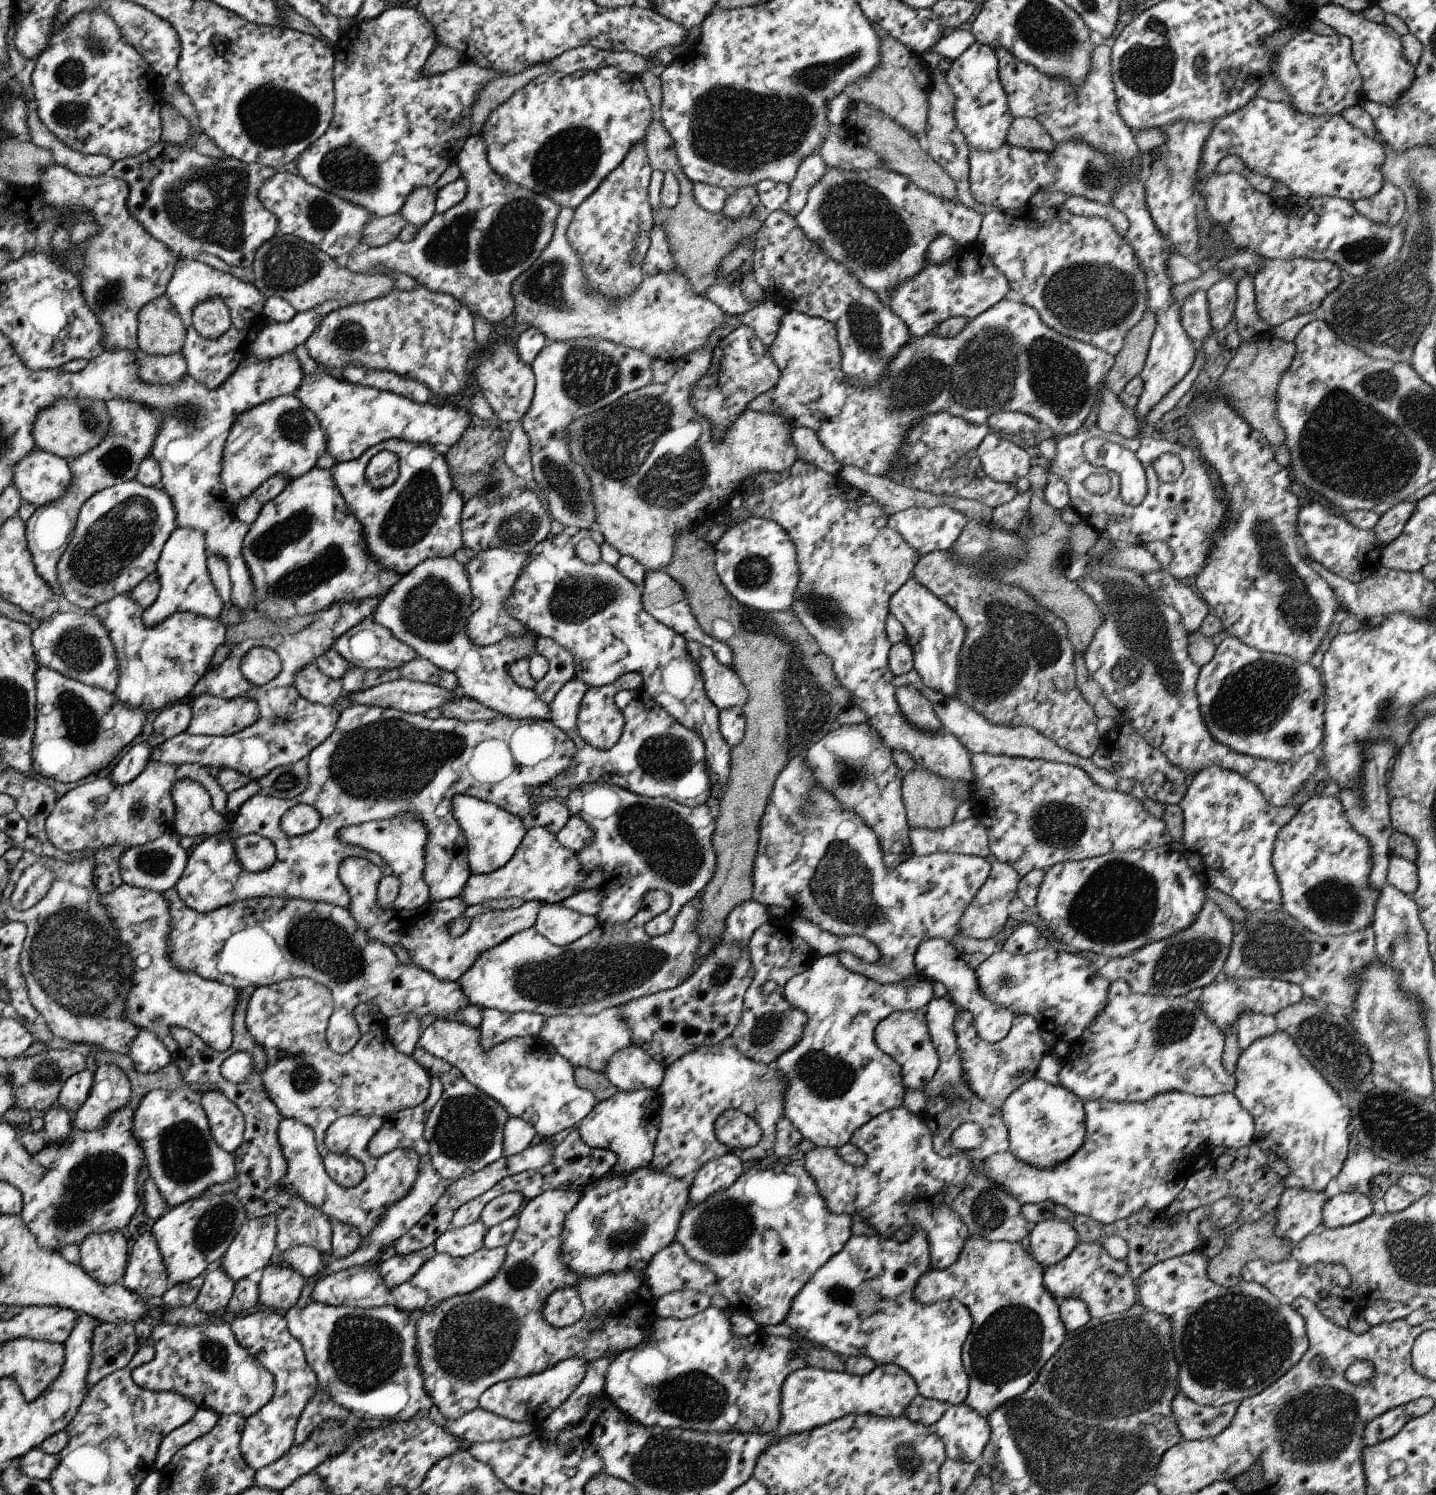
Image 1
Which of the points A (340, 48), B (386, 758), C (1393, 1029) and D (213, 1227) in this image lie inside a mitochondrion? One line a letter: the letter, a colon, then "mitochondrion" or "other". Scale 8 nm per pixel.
A: other
B: mitochondrion
C: mitochondrion
D: mitochondrion

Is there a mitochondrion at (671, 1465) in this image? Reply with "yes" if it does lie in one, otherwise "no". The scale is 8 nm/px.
yes

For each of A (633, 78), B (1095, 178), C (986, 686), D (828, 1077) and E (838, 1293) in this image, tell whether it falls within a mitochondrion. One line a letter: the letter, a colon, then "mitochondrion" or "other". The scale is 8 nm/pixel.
A: other
B: mitochondrion
C: mitochondrion
D: mitochondrion
E: mitochondrion

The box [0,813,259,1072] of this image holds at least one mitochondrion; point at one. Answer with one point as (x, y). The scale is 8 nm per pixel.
(76, 966)

